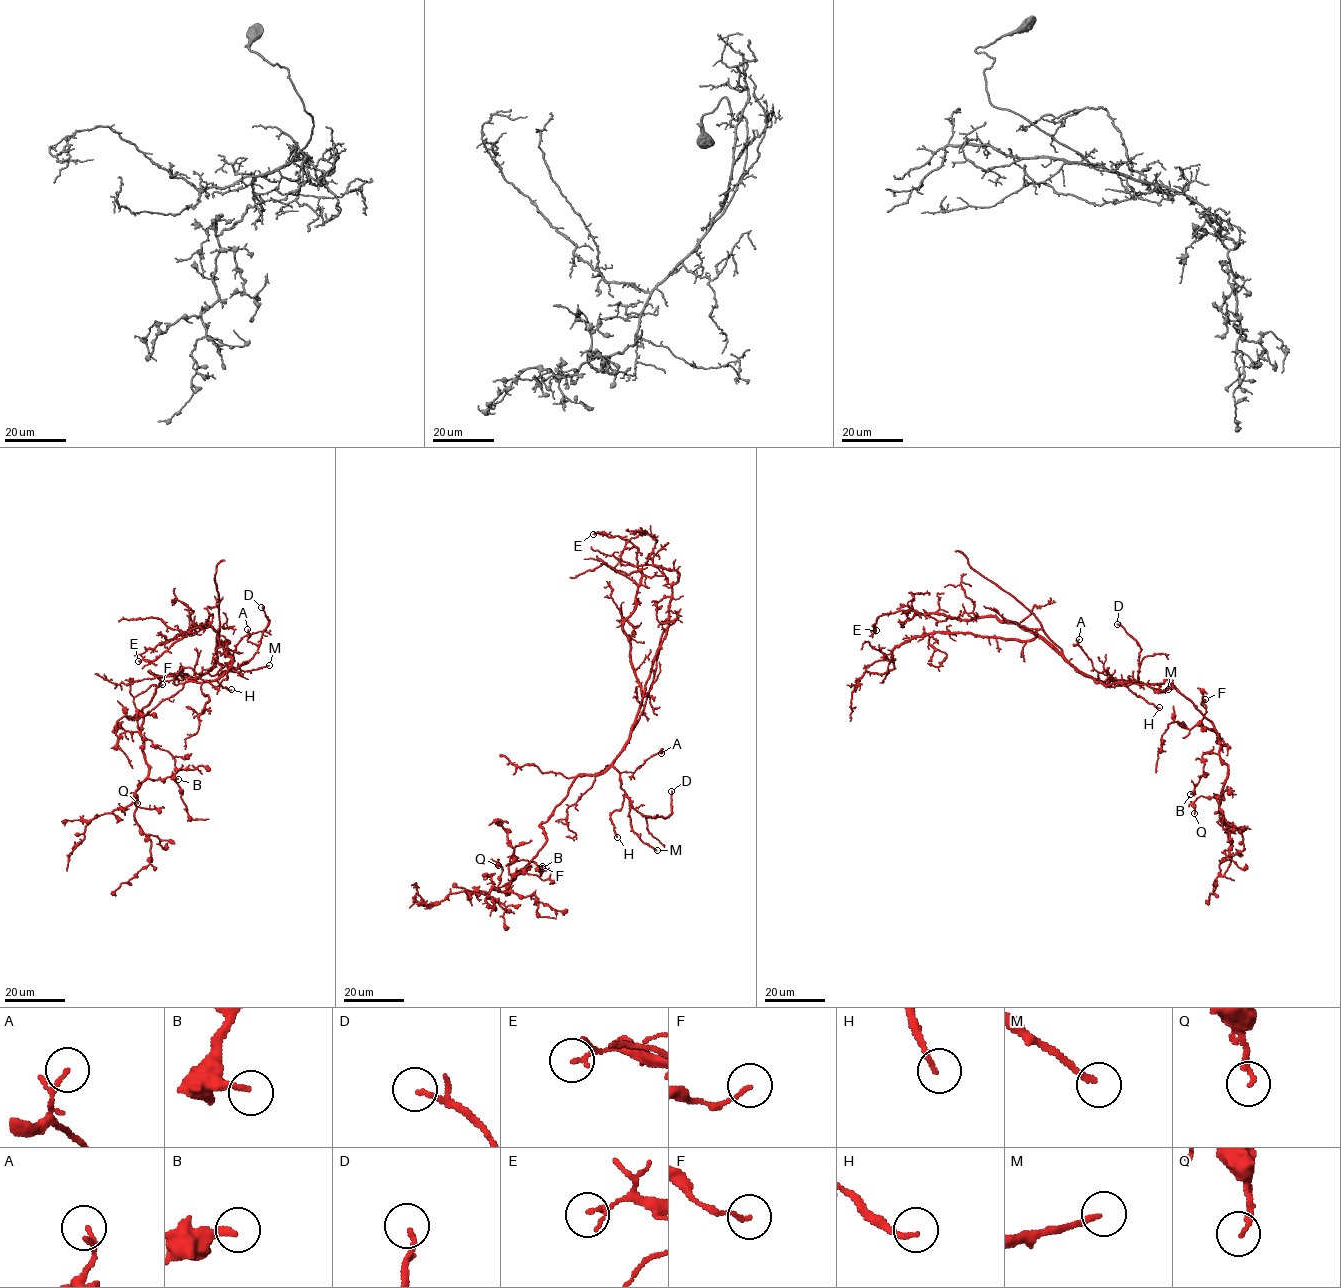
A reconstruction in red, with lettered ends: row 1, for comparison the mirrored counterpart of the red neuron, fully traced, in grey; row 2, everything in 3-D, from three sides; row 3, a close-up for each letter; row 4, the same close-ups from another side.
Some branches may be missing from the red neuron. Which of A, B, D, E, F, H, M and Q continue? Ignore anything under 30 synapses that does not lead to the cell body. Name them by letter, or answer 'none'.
M

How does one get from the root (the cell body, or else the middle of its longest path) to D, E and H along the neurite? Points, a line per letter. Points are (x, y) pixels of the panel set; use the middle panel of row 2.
D: (591, 775), (600, 775), (613, 766), (631, 806), (653, 817), (671, 814), (671, 791)
E: (591, 775), (624, 747), (641, 697), (622, 627), (641, 578), (637, 548), (617, 536), (593, 534)
H: (591, 775), (600, 775), (611, 766), (619, 772), (625, 796), (622, 807), (612, 813), (611, 818), (617, 837)

